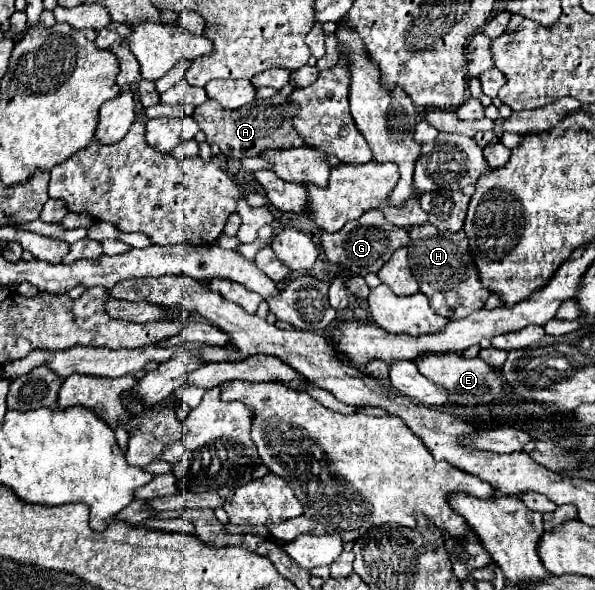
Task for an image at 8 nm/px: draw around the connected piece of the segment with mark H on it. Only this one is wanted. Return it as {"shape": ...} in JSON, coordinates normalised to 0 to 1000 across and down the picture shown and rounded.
{"shape":[[[723,378],[692,385],[686,442],[696,473],[706,480],[706,493],[723,507],[723,520],[736,534],[746,534],[753,541],[780,541],[813,520],[824,497],[807,483],[800,449],[787,422],[787,405],[776,392],[736,392]]]}

